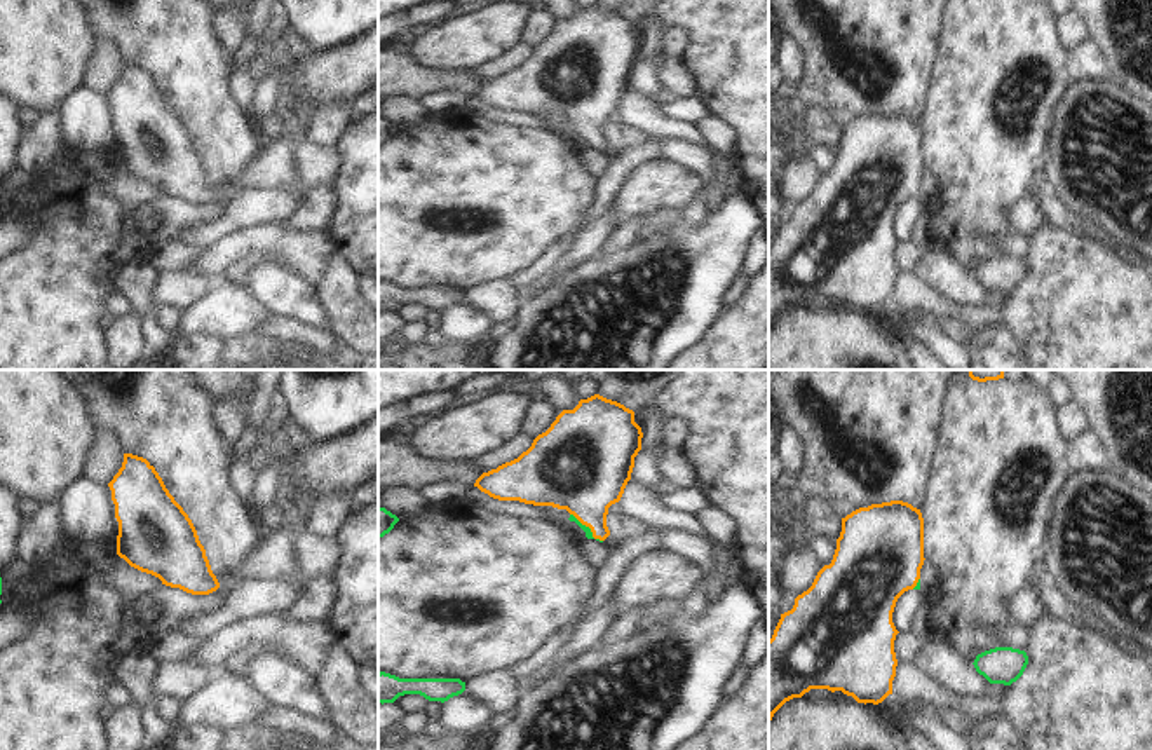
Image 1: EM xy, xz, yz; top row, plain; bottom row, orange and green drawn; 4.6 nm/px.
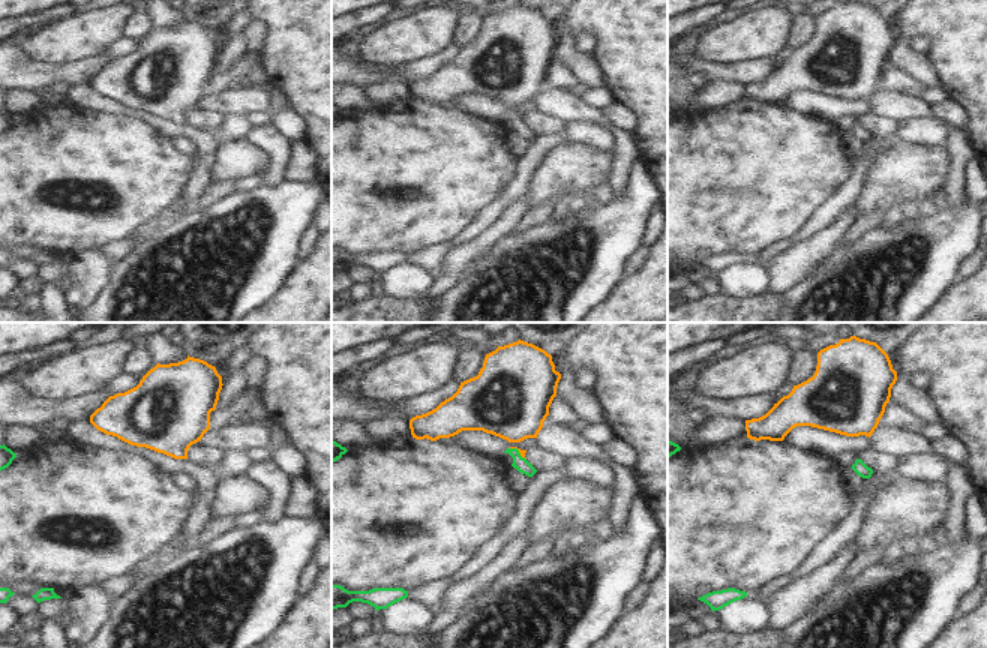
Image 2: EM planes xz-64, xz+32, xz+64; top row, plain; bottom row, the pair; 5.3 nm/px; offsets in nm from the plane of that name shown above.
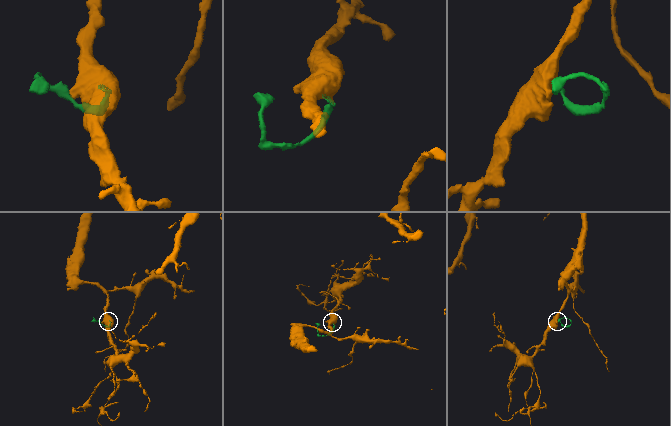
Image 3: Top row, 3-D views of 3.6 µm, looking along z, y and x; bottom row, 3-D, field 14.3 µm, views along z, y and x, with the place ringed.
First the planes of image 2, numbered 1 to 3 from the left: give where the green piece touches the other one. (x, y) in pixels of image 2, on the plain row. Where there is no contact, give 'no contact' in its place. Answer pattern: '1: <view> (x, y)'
1: no contact
2: xz+32 (519, 116)
3: no contact

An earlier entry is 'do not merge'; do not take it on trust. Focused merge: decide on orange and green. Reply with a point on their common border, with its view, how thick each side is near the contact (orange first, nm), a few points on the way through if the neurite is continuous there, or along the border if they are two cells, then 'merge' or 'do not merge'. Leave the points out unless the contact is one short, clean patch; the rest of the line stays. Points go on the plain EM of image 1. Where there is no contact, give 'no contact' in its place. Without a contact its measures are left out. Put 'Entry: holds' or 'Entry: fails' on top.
Entry: fails
contact xz (588, 135); calibres 400 and 30 nm; way xz (584, 81), (588, 135), (572, 128); merge

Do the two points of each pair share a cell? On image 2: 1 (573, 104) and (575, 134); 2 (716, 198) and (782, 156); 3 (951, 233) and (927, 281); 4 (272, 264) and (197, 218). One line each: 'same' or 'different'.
1: different
2: same
3: same
4: same

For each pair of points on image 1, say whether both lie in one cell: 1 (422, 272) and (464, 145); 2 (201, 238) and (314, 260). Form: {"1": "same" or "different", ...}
{"1": "same", "2": "different"}

